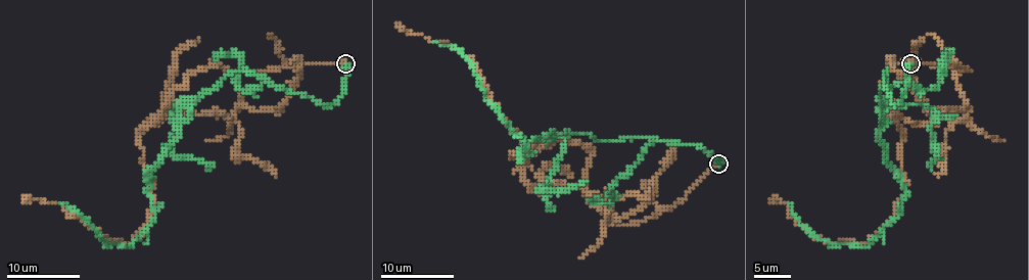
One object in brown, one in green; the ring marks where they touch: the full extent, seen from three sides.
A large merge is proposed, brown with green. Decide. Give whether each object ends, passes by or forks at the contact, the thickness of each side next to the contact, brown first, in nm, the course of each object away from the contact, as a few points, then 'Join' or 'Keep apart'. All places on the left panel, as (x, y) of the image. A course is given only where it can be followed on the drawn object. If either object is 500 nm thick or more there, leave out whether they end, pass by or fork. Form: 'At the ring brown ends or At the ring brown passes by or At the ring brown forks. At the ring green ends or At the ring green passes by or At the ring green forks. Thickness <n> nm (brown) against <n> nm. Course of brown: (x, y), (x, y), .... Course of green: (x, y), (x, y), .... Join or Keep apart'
At the ring brown ends. At the ring green ends. Thickness 240 nm (brown) against 400 nm. Course of brown: (344, 62), (196, 70), (137, 136), (152, 213), (130, 242), (111, 242), (56, 203), (24, 202). Course of green: (344, 62), (330, 105), (245, 72), (203, 92), (150, 169), (154, 221), (128, 246), (108, 246), (58, 202). Keep apart

